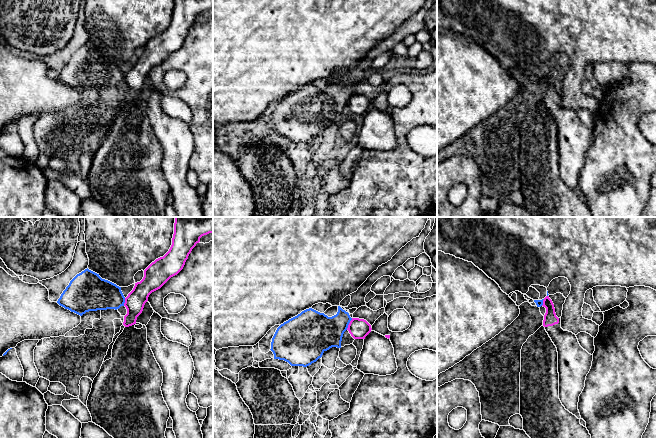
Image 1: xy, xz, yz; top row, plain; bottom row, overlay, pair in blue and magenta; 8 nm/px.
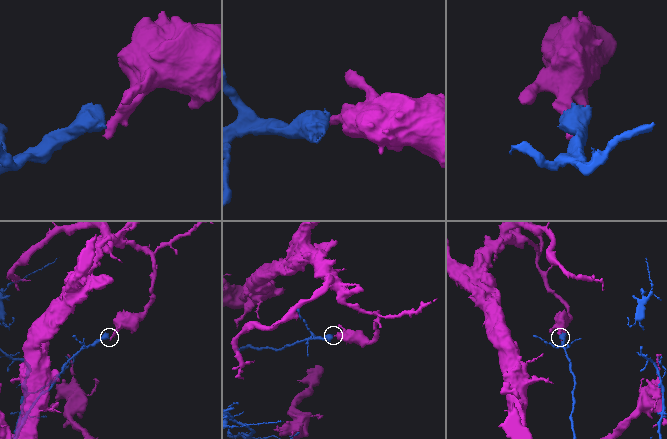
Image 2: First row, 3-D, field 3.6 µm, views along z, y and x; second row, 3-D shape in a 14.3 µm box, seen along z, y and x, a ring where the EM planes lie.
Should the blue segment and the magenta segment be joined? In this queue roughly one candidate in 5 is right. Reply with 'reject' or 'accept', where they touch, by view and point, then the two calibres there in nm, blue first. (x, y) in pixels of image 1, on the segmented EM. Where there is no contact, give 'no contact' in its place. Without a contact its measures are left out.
reject | xz (348, 324) | 300/160 nm

